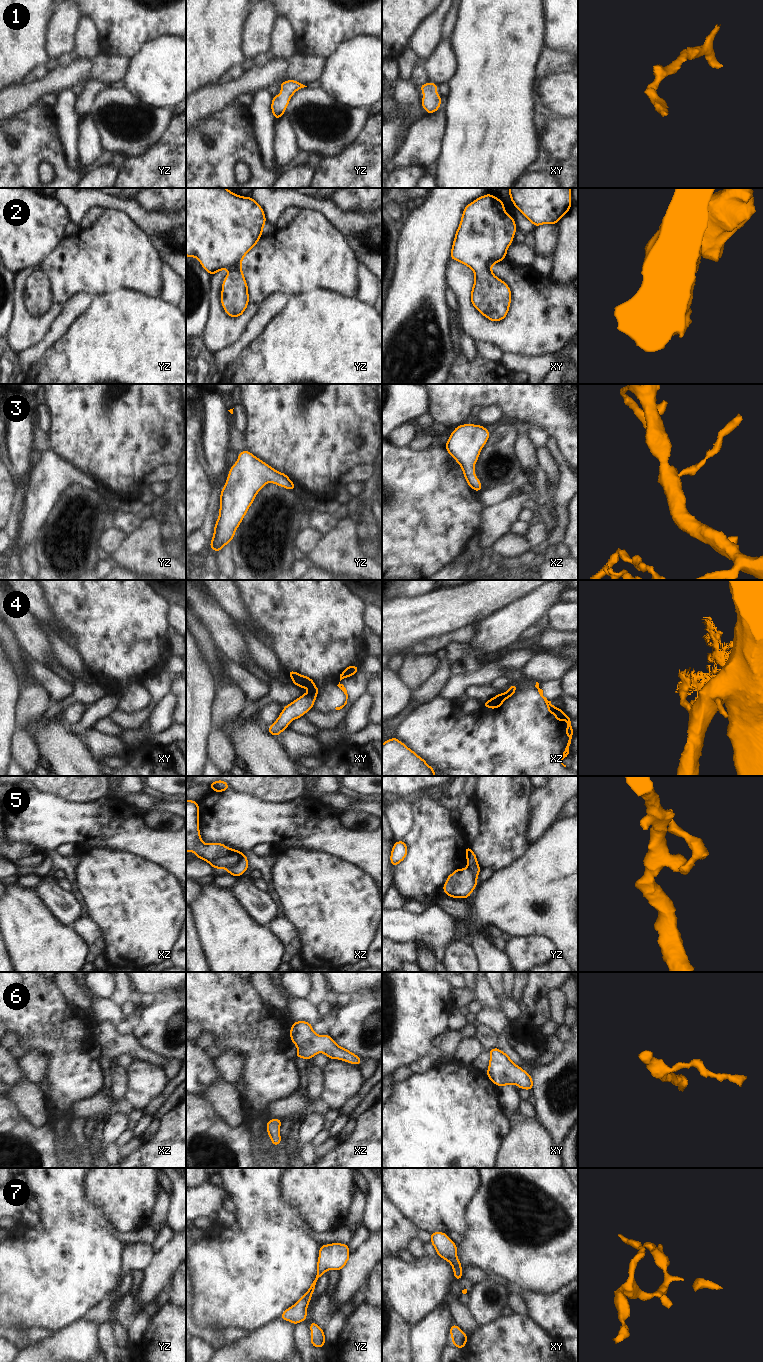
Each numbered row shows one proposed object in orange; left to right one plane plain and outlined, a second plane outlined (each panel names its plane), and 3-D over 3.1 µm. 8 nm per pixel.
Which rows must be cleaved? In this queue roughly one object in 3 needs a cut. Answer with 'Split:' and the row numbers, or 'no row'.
Split: 4, 5

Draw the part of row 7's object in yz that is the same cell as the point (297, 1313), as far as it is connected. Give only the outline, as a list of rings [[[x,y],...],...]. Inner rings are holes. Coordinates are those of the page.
[[[331,1243],[319,1246],[319,1258],[317,1261],[317,1275],[313,1279],[308,1291],[291,1307],[287,1308],[280,1318],[290,1321],[294,1325],[303,1322],[307,1317],[307,1306],[310,1303],[316,1283],[327,1270],[341,1271],[350,1258],[349,1245]]]

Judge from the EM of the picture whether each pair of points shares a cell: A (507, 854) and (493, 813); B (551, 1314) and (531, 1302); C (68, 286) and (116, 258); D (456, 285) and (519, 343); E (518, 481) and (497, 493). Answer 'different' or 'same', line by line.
A: same
B: same
C: same
D: same
E: same

